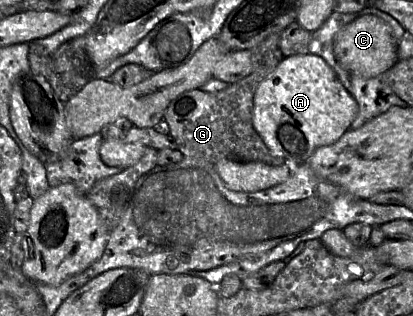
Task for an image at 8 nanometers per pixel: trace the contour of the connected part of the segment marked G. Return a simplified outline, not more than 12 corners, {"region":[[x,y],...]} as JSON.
{"region":[[281,33],[251,50],[224,90],[186,91],[163,119],[184,157],[281,166],[253,126]]}

